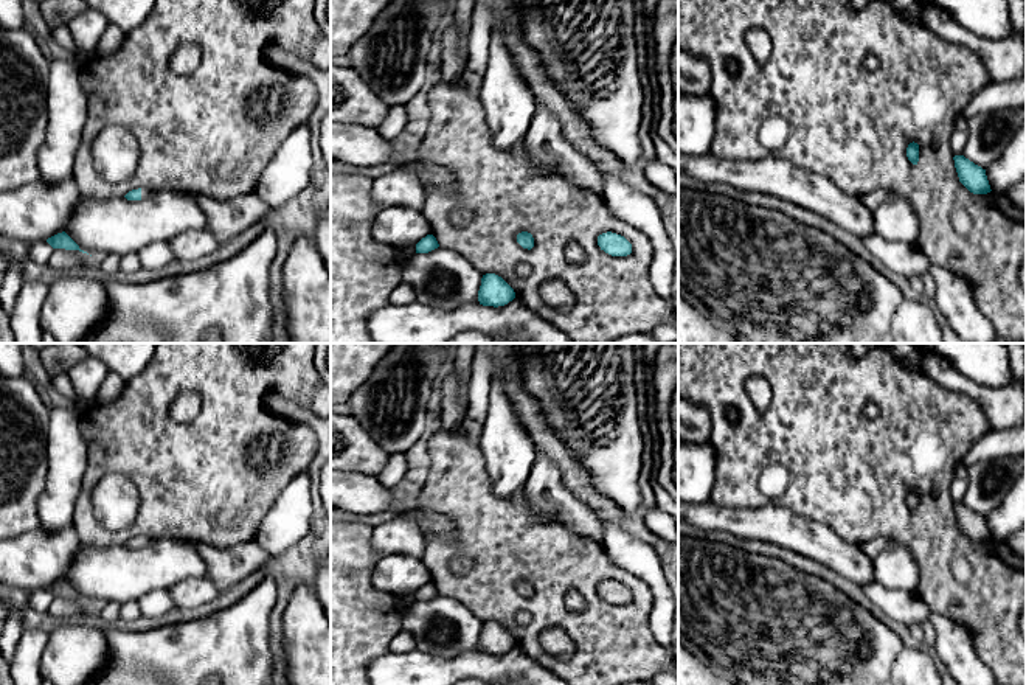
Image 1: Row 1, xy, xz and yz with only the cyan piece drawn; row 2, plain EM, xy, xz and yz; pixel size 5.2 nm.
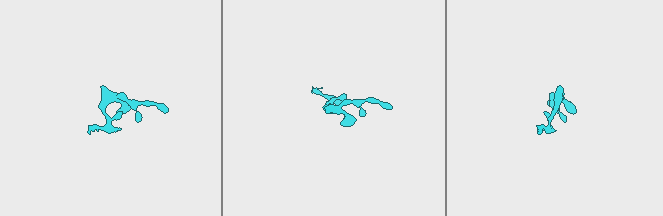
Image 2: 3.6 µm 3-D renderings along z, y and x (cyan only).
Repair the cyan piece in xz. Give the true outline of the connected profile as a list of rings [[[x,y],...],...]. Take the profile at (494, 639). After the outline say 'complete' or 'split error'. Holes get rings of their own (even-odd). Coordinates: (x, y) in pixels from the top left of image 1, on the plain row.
[[[486,621],[481,626],[478,649],[483,654],[504,654],[515,646],[514,637],[498,623]]]; complete

